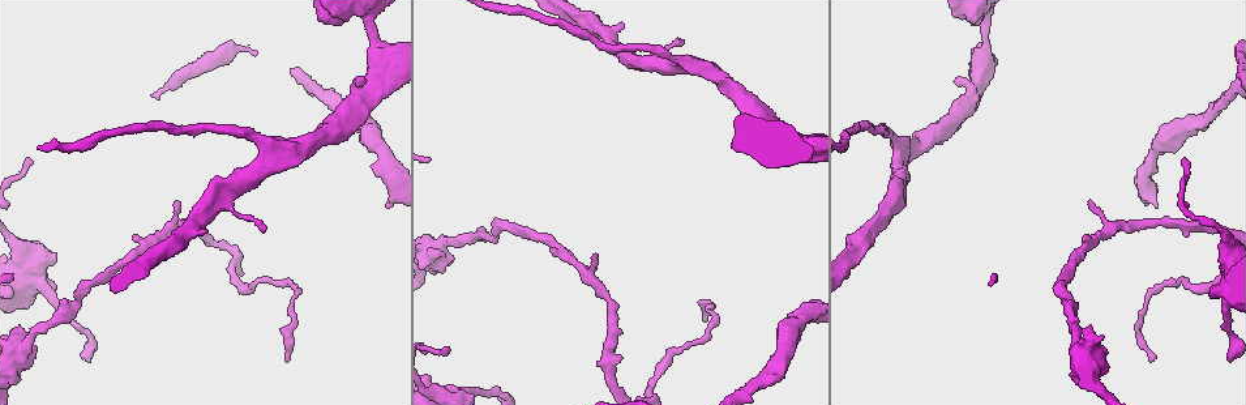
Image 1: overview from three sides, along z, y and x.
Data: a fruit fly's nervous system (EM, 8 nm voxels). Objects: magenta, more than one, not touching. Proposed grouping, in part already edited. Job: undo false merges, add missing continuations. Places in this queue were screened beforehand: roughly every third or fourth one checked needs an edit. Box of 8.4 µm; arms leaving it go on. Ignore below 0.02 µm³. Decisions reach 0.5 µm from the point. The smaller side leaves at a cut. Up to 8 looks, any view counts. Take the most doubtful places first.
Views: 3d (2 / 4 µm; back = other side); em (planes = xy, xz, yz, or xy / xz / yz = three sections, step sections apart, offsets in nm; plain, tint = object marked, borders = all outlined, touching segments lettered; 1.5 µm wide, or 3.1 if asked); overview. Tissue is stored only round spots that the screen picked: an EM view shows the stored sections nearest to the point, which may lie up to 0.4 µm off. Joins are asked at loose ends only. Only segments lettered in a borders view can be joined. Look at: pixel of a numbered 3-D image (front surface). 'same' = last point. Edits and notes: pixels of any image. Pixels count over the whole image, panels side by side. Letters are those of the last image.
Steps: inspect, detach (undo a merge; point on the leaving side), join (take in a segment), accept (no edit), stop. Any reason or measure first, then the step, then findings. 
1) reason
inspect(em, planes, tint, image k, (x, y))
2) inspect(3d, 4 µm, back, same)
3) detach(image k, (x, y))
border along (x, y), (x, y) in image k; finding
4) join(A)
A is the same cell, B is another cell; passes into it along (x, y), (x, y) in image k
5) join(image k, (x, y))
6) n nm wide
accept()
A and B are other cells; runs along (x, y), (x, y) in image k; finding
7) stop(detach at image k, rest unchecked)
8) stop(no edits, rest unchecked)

long arm stops here
inspect(em, planes, tint, image 1, (1152, 360))

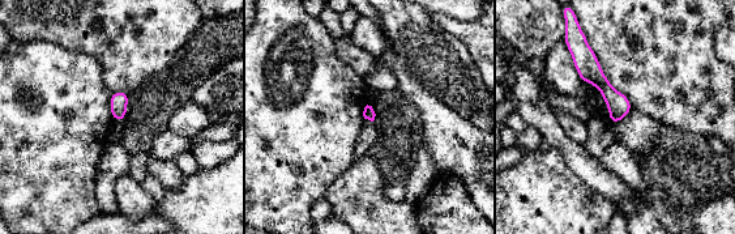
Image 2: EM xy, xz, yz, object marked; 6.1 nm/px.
inspect(em, planes, borders, same)

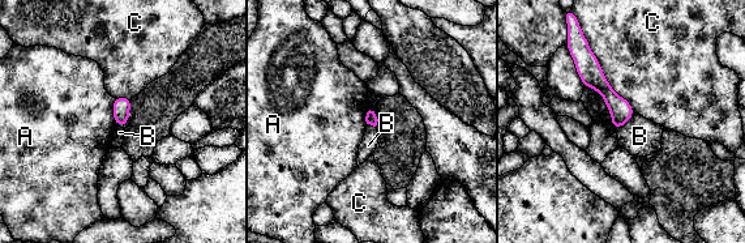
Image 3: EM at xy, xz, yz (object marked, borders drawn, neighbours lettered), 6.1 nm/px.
70 nm wide
accept()
A, B and C are other cells; runs along (582, 55), (621, 110), (621, 122) in image 3; none of them fits

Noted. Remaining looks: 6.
thin end
inspect(em, planes, borders, image 1, (29, 158))

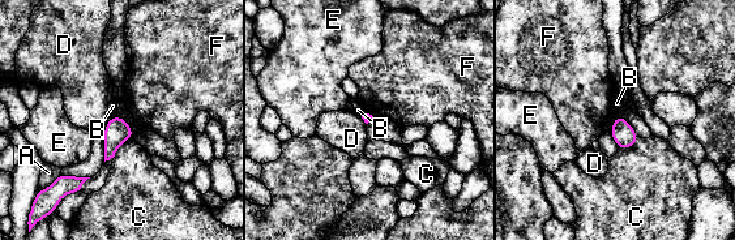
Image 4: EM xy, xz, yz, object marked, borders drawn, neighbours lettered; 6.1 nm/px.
C touches over 150 nm
accept()
A, B, C, D, E and F are other cells; border along (618, 115), (610, 132) in image 4; no lettered segment goes on from it

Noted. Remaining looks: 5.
sudden change in width
inspect(3d, 4 µm, image 1, (445, 242))

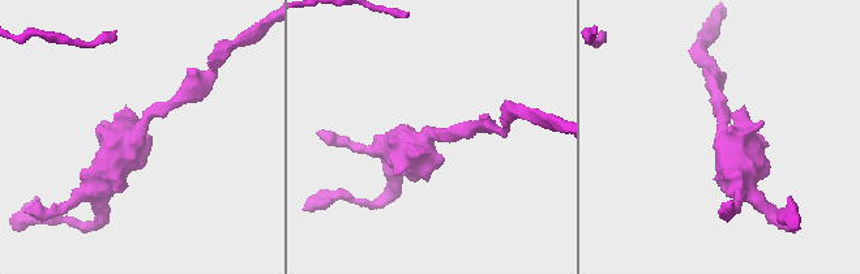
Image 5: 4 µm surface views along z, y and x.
arms of 190, 460 nm; shape alone is not enough
inspect(em, planes, borders, image 5, (721, 125))

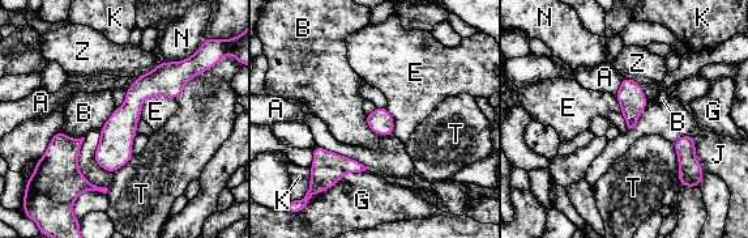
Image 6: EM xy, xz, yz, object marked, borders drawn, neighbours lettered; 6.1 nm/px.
G touches over 300 nm
accept()
A, B, E, G, J, K, N, T and Z are other cells; border along (59, 130), (73, 137), (84, 137) in image 6; all the same neuron

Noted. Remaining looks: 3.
stop(no edits, rest unchecked)

